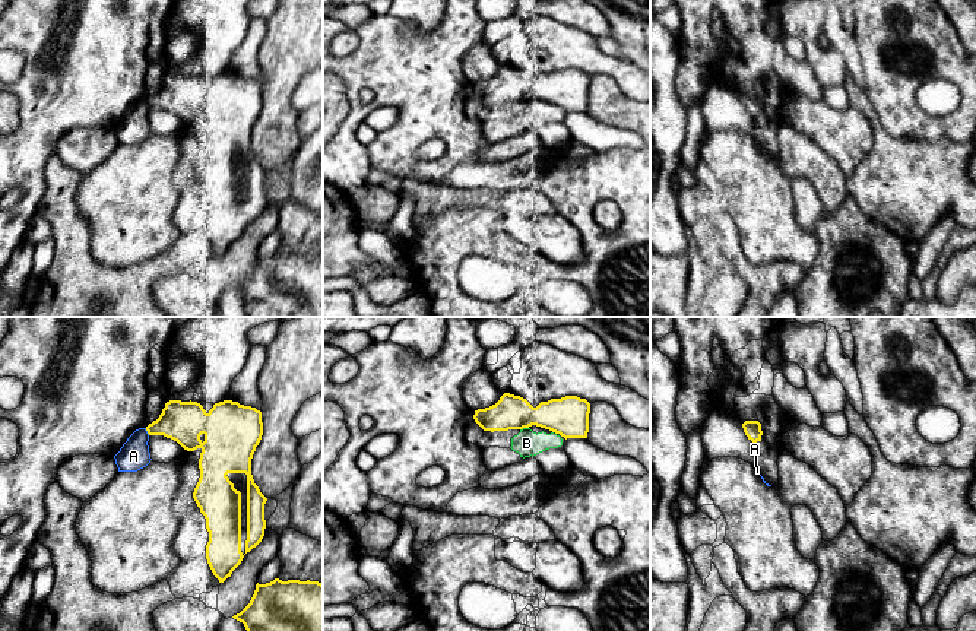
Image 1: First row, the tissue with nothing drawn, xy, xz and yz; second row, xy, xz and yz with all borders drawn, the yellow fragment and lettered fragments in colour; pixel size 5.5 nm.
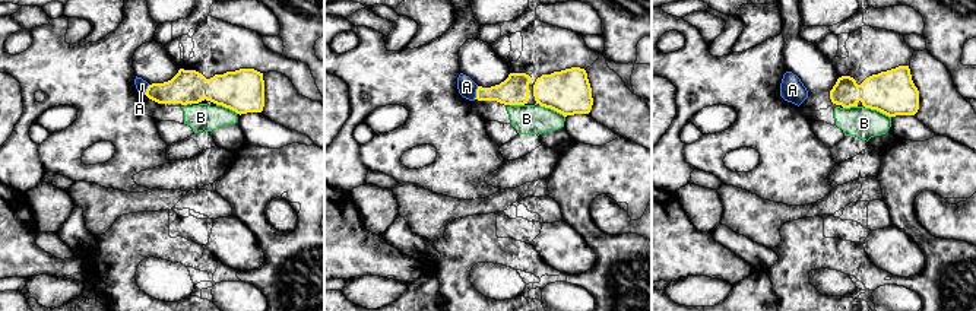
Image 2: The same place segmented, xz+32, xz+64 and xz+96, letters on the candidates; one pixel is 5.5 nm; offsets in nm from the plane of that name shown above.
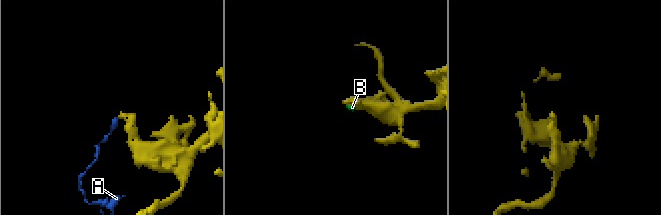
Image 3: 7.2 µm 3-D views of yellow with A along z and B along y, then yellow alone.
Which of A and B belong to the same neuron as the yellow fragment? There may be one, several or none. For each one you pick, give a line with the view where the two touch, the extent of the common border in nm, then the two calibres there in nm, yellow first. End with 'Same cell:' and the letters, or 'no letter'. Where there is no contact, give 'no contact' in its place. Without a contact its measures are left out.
Same cell: no letter

